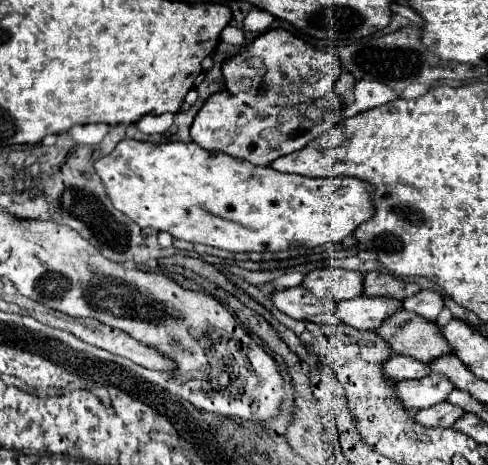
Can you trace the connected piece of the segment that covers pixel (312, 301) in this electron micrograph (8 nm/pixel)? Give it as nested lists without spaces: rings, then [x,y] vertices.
[[[302,286],[274,292],[272,302],[278,310],[282,310],[284,314],[296,320],[306,320],[310,316],[318,316],[318,314],[336,310],[336,302],[328,302],[328,298],[320,300],[310,290],[304,290]]]

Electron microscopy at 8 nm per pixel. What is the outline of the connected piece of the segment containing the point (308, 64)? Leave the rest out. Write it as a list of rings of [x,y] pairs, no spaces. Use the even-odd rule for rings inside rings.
[[[276,28],[264,32],[246,50],[228,60],[222,66],[222,72],[228,92],[242,102],[248,102],[250,96],[258,96],[272,106],[294,106],[328,94],[340,74],[340,60],[334,58],[332,52],[318,50],[292,32]]]

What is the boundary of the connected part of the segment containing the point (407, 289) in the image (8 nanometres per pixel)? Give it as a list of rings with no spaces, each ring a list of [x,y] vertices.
[[[368,272],[364,278],[364,294],[366,296],[390,296],[396,300],[404,300],[420,290],[414,282],[404,282],[392,274],[384,272]]]

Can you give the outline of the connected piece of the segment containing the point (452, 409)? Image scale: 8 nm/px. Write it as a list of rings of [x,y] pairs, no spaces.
[[[440,402],[436,406],[424,408],[416,412],[416,422],[422,426],[440,426],[440,428],[450,428],[454,426],[454,422],[464,414],[464,410],[460,410],[460,406],[452,406],[450,402]]]

